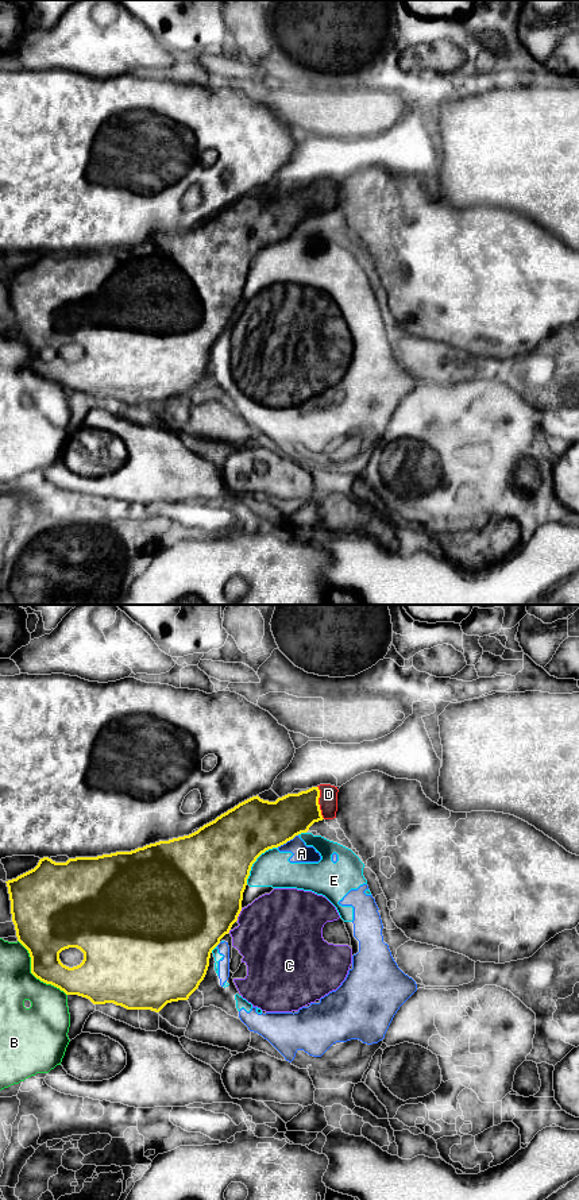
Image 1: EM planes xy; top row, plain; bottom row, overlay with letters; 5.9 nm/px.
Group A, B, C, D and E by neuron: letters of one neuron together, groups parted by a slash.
A C E / B / D

